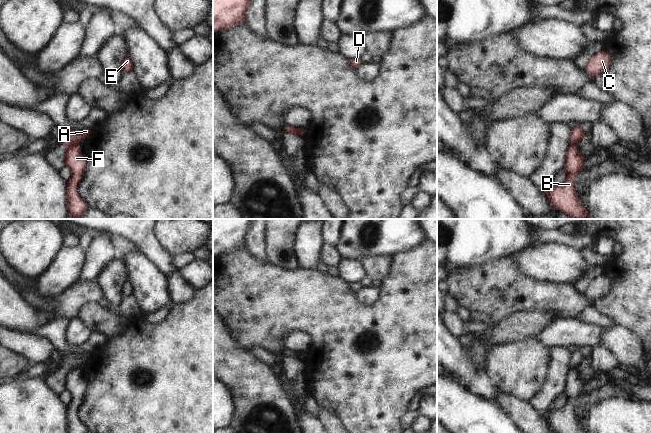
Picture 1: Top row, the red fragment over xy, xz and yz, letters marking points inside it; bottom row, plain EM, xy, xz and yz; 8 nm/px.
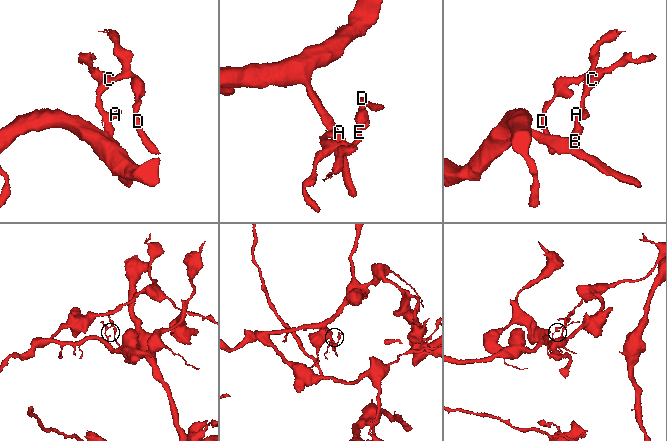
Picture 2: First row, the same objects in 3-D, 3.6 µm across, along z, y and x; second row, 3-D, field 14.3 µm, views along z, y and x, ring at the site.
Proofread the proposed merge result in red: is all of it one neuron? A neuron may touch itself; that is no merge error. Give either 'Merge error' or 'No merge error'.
Merge error

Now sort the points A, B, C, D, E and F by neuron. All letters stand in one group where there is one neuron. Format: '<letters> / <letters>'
A C D E / B F

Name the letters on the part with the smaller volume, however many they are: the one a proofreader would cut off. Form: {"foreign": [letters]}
{"foreign": ["A", "C", "D", "E"]}

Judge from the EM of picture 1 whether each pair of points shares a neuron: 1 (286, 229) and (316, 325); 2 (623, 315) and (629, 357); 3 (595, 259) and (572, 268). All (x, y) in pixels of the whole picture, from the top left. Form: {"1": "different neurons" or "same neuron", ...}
{"1": "different neurons", "2": "different neurons", "3": "different neurons"}

